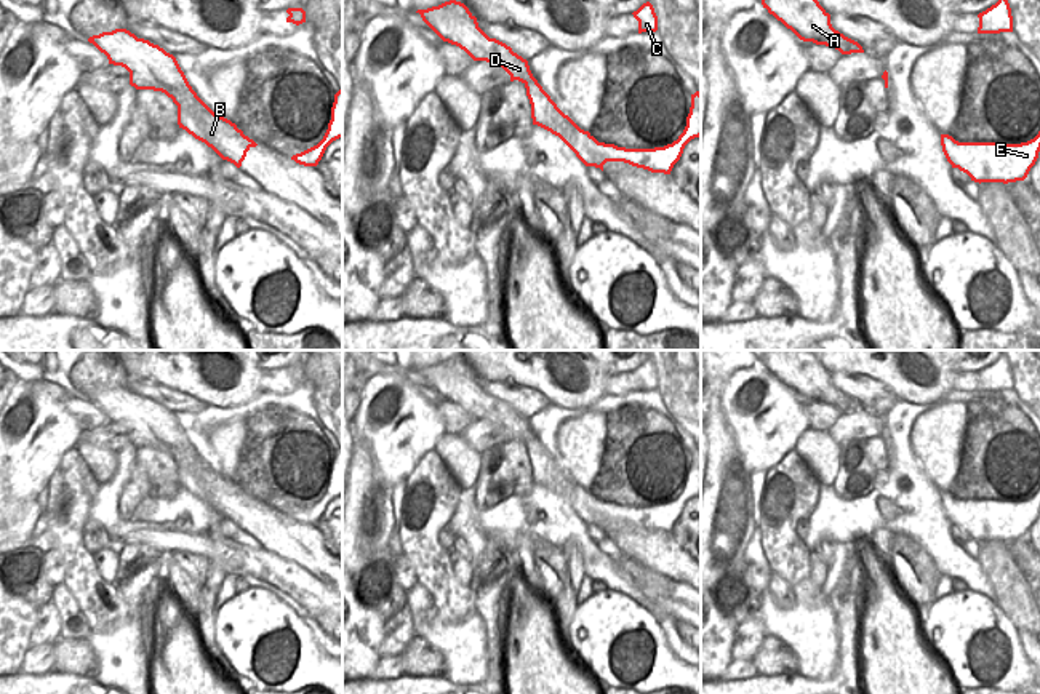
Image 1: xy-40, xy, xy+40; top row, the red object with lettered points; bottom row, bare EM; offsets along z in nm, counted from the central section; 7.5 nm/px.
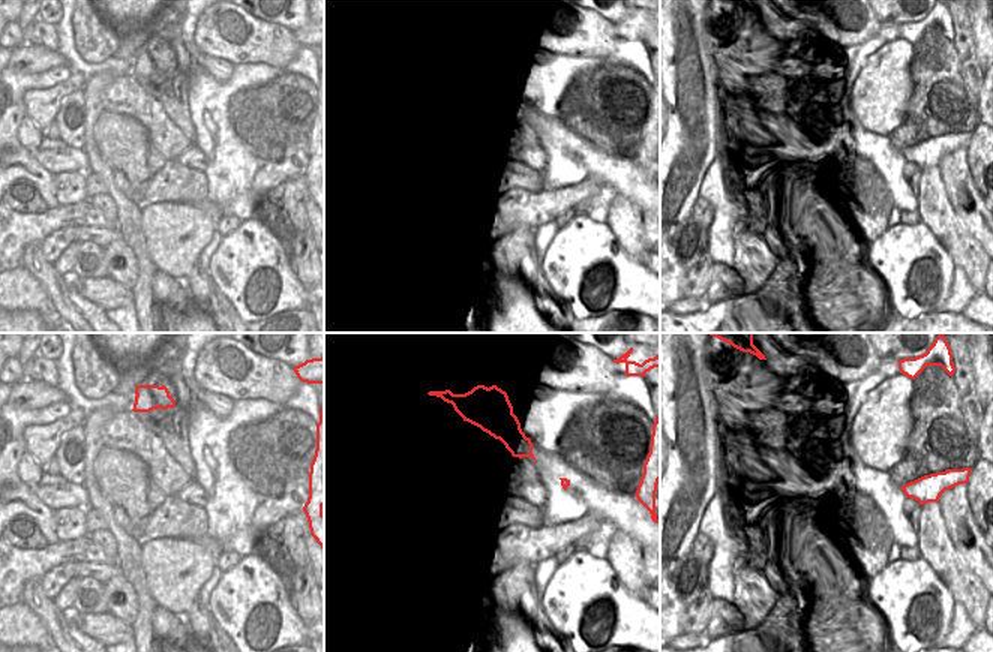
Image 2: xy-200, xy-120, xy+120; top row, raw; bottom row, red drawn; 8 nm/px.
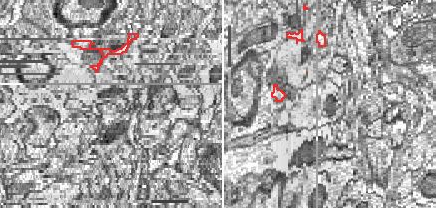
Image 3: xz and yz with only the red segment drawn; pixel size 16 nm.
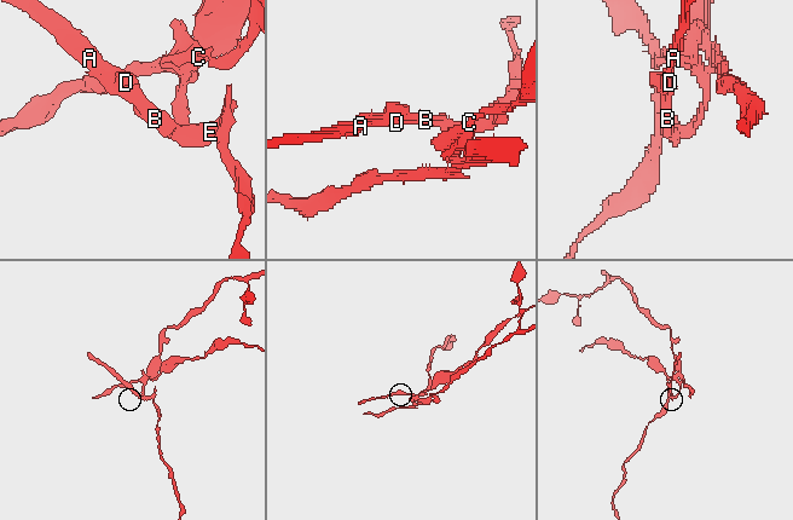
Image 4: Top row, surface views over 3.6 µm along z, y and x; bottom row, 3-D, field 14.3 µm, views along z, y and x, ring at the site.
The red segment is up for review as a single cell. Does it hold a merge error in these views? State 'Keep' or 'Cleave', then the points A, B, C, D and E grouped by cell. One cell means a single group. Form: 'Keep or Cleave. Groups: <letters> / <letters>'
Cleave. Groups: A B D / C E

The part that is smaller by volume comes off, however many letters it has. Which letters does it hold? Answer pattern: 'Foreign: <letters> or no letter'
Foreign: A, B, D

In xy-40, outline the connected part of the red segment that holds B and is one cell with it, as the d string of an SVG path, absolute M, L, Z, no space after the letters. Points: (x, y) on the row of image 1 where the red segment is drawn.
M126 29L88 38L109 59L130 72L136 90L162 91L178 106L178 125L237 168L258 144L230 120L214 114L192 90L176 58Z

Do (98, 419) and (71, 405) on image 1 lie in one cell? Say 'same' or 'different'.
same

